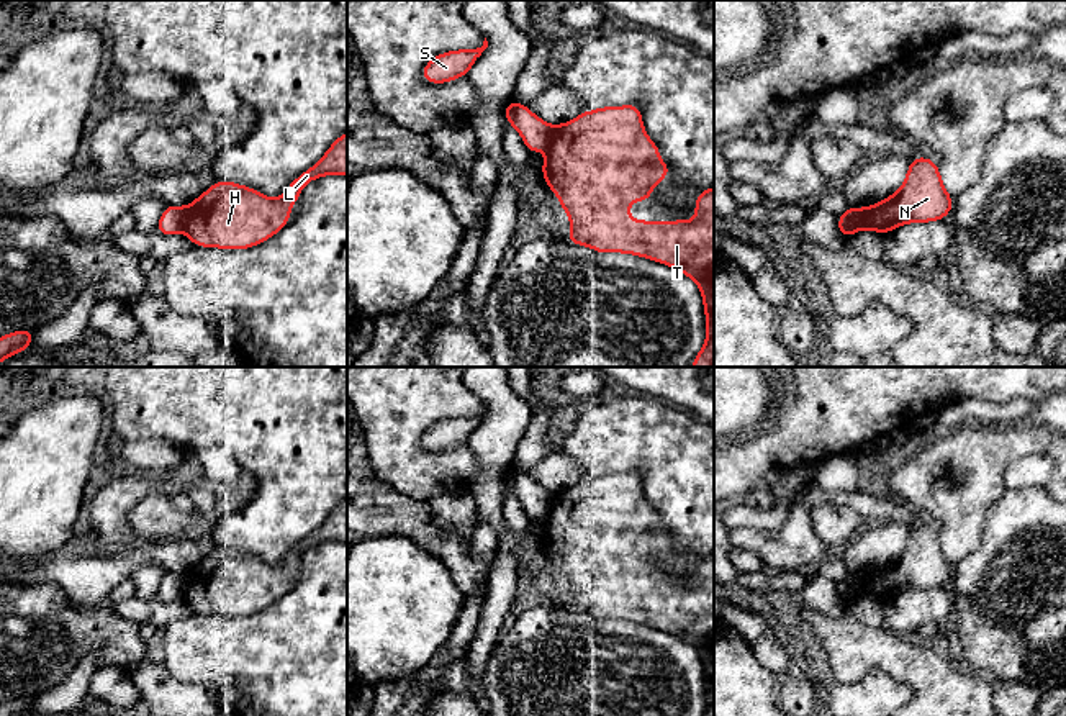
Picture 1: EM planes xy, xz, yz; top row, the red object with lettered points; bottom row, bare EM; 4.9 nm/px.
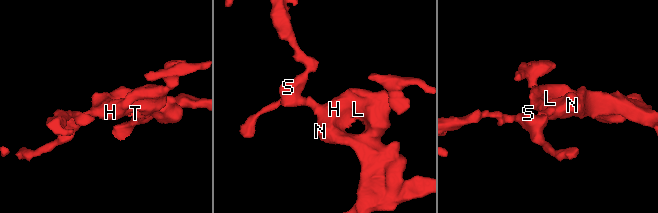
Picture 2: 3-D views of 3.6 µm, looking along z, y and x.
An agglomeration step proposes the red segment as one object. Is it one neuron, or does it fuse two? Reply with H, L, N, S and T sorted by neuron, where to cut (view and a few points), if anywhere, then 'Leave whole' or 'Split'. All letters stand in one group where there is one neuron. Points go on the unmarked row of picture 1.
Groups: H L N T / S. Split along xy (185, 575), (182, 598). Split

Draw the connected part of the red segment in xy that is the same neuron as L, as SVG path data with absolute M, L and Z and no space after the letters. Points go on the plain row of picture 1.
M347 498L280 565L272 567L241 551L216 547L185 573L183 600L201 614L254 614L283 596L305 552L323 542L347 542Z

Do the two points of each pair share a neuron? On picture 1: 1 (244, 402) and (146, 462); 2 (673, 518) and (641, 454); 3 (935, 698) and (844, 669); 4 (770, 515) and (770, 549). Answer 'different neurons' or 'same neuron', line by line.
1: different neurons
2: same neuron
3: same neuron
4: different neurons

